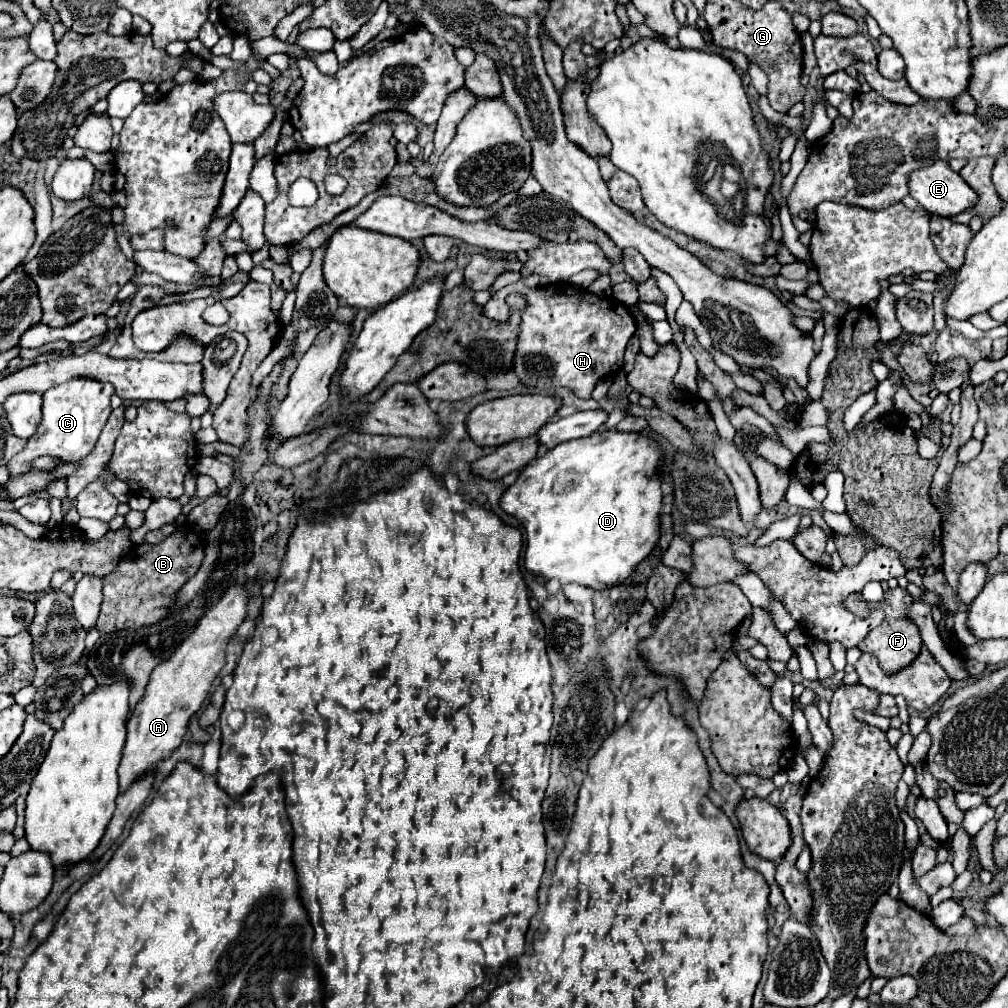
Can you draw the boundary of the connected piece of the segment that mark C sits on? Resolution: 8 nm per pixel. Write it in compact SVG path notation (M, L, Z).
M70 380L66 384L60 384L58 388L50 388L50 392L44 394L42 422L38 424L34 436L28 440L26 448L8 462L10 478L18 478L30 472L32 460L40 456L50 456L60 464L70 464L86 458L94 450L94 444L112 412L112 394L114 388L110 388L110 384L98 384L92 380Z

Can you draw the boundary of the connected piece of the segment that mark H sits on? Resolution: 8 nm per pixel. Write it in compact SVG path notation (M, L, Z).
M518 280L498 290L488 300L484 314L490 320L508 320L510 308L506 304L506 296L510 292L522 292L530 298L530 306L522 314L520 332L516 336L512 368L524 386L538 390L570 388L578 398L588 400L598 380L614 376L622 368L626 344L636 332L634 314L622 302L608 296L596 296L570 284L528 288L522 280Z

